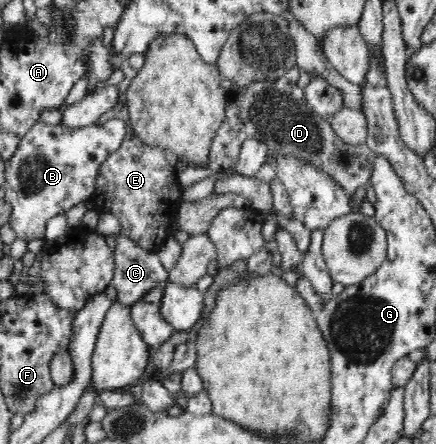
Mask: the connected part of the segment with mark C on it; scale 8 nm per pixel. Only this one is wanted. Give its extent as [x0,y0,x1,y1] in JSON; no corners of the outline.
[111,233,168,307]

